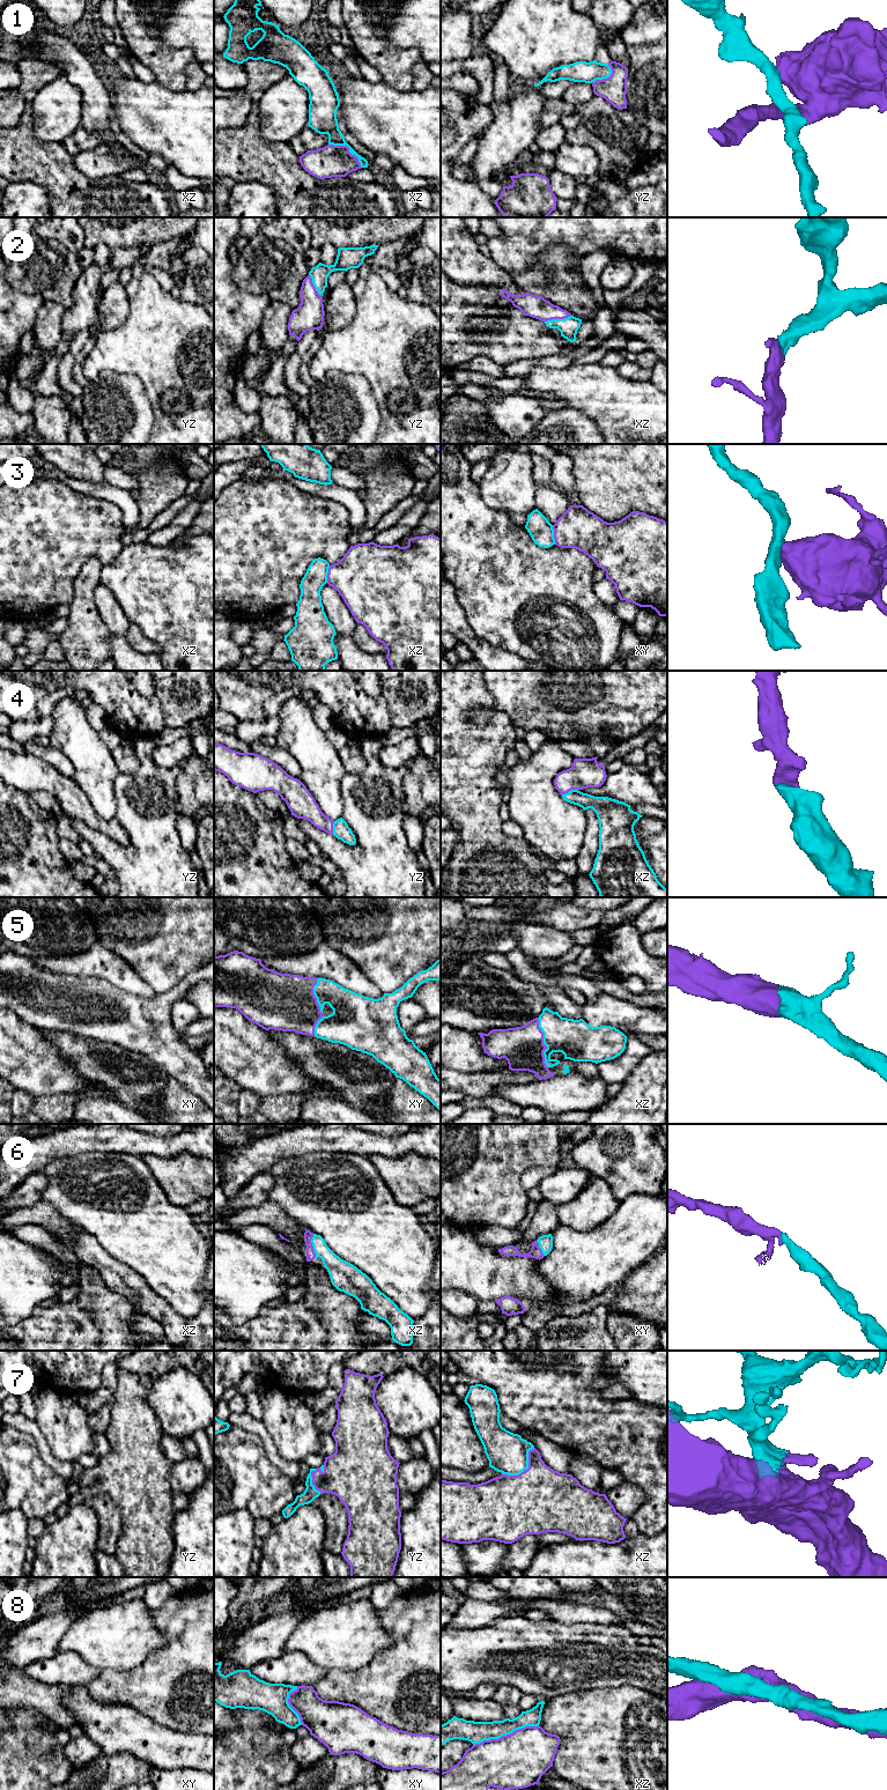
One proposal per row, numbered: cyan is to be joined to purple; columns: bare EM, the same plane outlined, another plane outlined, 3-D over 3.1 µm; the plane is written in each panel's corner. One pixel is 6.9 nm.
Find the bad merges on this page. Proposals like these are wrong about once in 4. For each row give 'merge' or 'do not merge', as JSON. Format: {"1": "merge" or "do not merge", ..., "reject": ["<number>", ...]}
{"1": "do not merge", "2": "merge", "3": "do not merge", "4": "merge", "5": "merge", "6": "merge", "7": "merge", "8": "do not merge", "reject": ["1", "3", "8"]}

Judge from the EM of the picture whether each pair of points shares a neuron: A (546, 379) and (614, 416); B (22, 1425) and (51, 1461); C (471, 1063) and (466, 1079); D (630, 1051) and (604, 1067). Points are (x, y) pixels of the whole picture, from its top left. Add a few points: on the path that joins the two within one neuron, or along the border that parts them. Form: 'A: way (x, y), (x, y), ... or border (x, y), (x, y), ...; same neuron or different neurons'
A: way (563, 383), (583, 386), (597, 399); same neuron
B: way (32, 1430), (39, 1437), (44, 1450); same neuron
C: border (452, 1069), (459, 1072), (496, 1072); different neurons
D: way (625, 1058), (615, 1067), (611, 1067); same neuron

